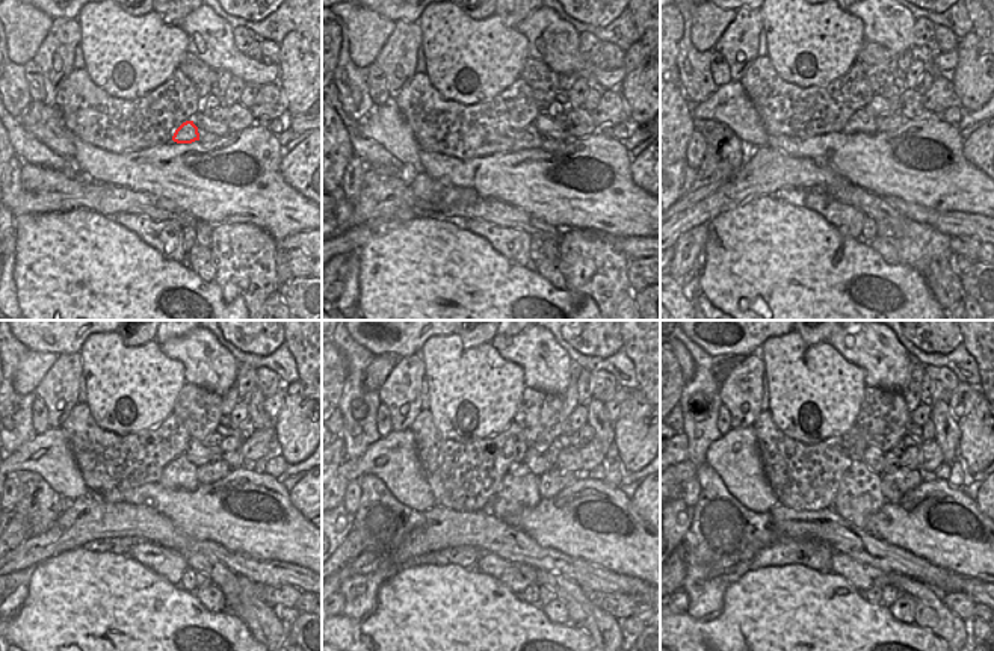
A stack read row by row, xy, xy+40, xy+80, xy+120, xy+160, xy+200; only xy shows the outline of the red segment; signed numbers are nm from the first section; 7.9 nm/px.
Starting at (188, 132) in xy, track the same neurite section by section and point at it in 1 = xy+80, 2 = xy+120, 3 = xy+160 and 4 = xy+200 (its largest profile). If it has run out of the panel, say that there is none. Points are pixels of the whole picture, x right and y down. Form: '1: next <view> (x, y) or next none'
1: next xy+80 (861, 135)
2: next xy+120 (180, 475)
3: next xy+160 (518, 490)
4: next xy+200 (858, 497)

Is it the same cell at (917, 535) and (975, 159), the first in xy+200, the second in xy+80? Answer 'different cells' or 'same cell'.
different cells

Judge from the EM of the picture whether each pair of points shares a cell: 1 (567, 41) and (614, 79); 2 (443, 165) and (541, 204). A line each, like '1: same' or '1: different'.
1: same
2: same

